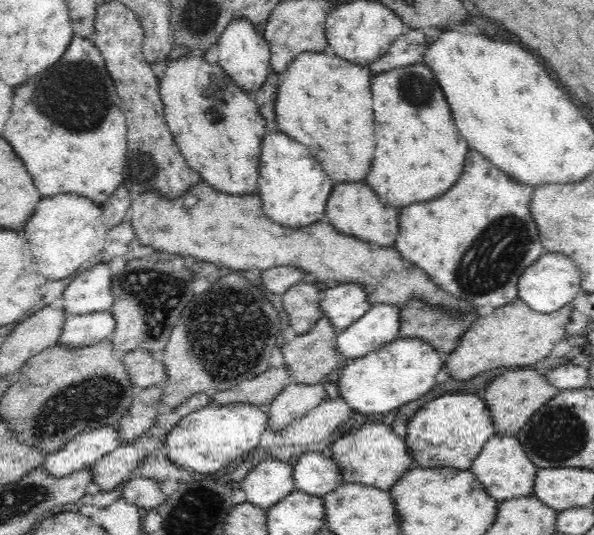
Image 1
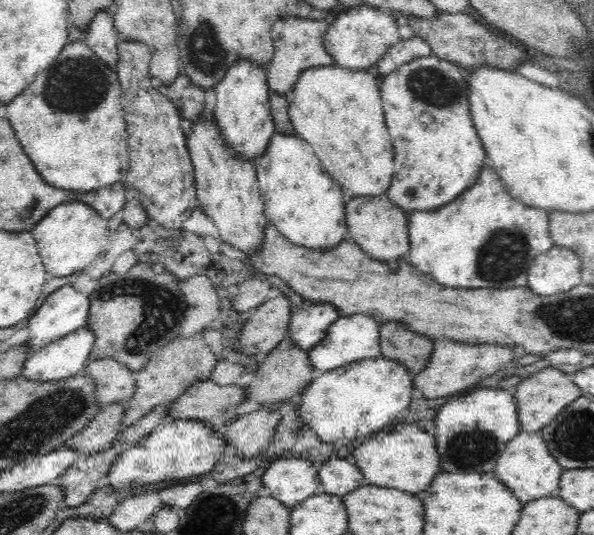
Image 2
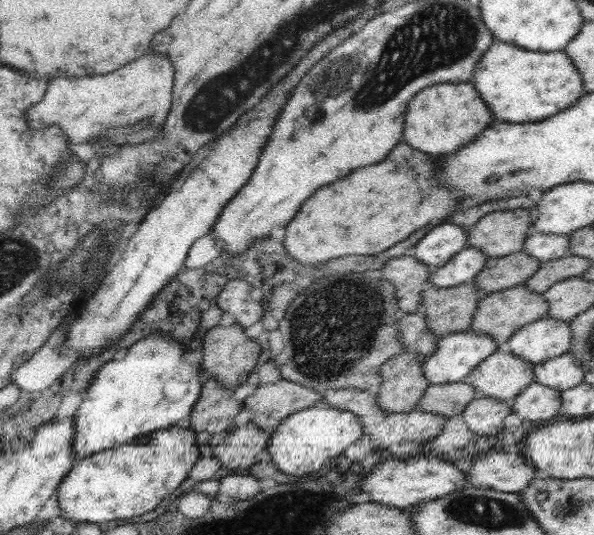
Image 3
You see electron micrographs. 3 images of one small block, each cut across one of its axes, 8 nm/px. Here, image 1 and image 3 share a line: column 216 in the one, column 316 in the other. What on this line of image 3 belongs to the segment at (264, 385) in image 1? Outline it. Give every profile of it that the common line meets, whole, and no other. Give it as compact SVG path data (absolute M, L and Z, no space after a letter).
M281 378L274 384L260 384L242 404L244 409L252 412L250 422L262 432L272 435L289 414L321 405L322 402L322 394Z

